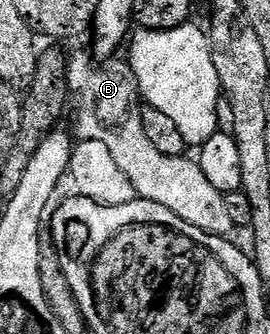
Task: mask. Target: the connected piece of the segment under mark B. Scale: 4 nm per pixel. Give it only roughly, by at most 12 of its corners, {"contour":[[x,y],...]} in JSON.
{"contour":[[67,60],[76,139],[103,142],[140,199],[207,234],[234,227],[198,161],[143,128],[133,67]]}

